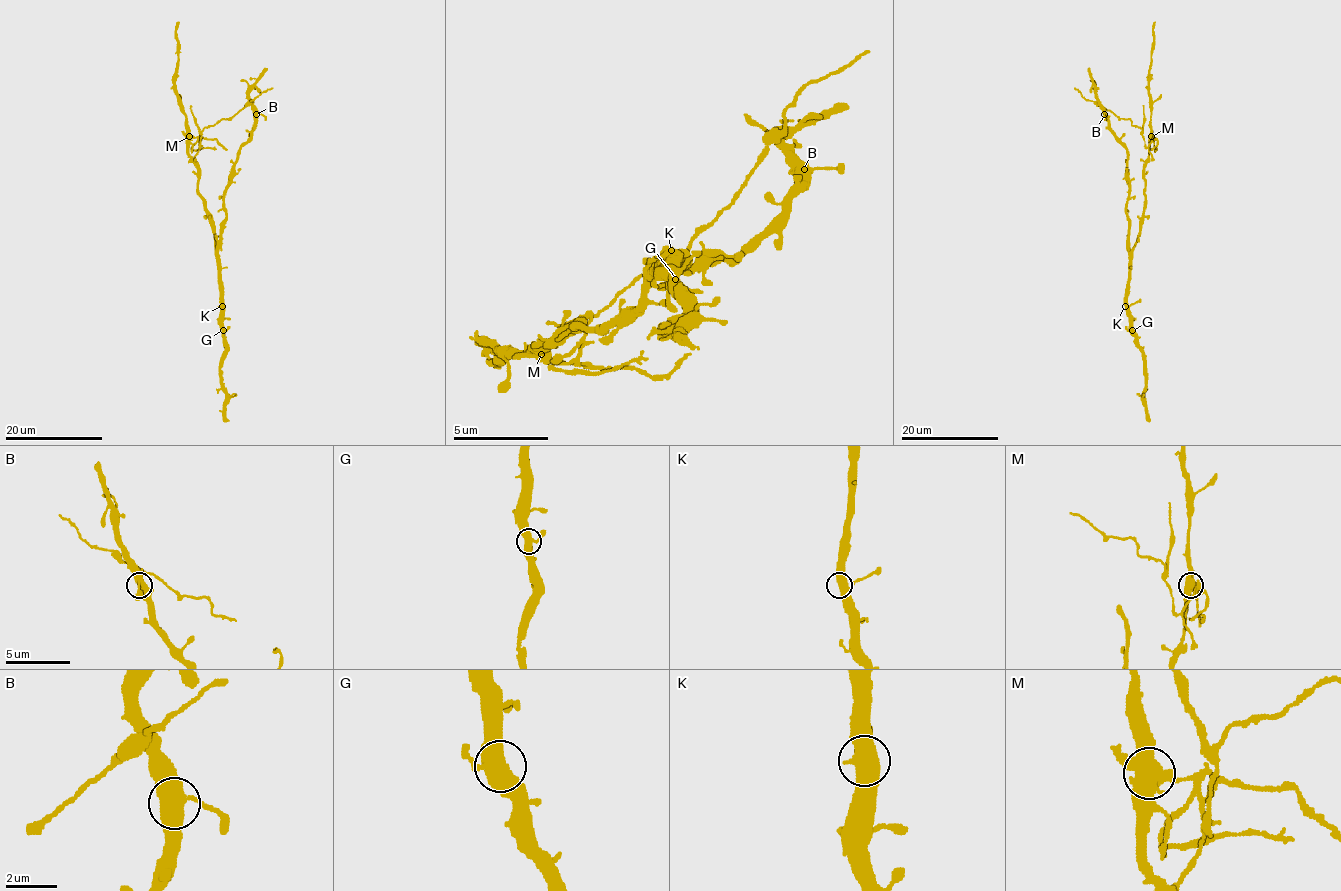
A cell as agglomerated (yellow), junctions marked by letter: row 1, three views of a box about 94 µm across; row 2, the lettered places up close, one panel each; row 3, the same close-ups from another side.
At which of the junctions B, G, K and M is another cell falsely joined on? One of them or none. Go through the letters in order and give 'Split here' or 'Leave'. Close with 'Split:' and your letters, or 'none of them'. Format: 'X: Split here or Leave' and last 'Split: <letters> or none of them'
B: Leave
G: Leave
K: Leave
M: Split here
Split: M

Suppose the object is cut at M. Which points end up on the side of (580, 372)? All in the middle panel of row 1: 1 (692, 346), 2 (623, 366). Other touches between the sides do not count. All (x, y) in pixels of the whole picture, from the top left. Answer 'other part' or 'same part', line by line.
1: other part
2: same part

